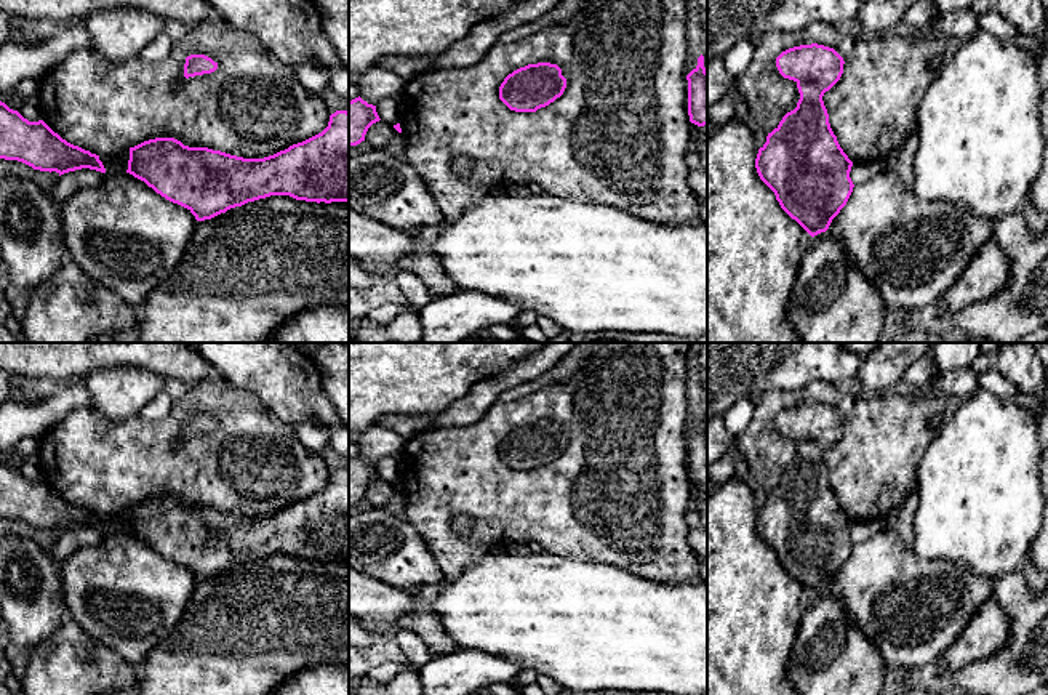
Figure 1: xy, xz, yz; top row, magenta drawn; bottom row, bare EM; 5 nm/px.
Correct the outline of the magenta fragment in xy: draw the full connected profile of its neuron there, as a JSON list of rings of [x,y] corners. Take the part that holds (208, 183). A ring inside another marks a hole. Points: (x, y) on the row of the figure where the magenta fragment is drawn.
[[[336,110],[328,127],[264,159],[243,159],[208,147],[189,147],[174,138],[155,138],[130,147],[126,173],[166,200],[187,208],[197,221],[270,195],[306,202],[349,202],[349,112]]]

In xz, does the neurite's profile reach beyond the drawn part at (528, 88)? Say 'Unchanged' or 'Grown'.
Unchanged

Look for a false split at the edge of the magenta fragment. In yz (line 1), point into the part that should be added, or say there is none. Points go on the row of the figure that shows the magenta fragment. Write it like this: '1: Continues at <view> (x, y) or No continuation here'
1: No continuation here

